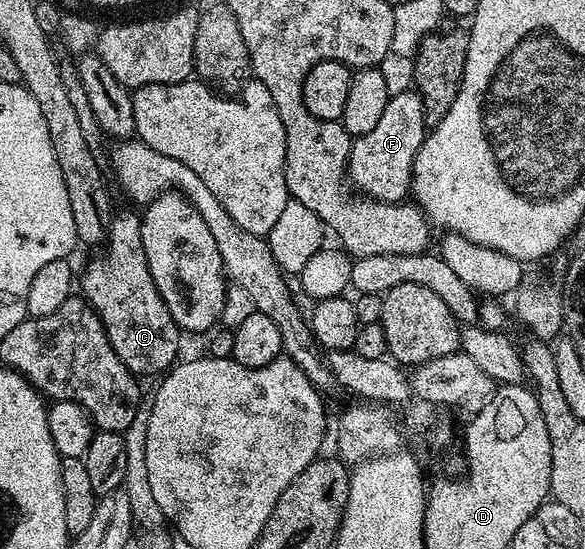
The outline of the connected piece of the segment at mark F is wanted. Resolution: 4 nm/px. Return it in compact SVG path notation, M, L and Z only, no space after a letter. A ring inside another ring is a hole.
M412 89L402 94L394 93L389 99L383 116L375 128L363 136L353 138L349 147L348 181L357 190L362 190L366 199L375 202L400 203L410 193L413 185L415 156L427 133L425 109L421 98Z

